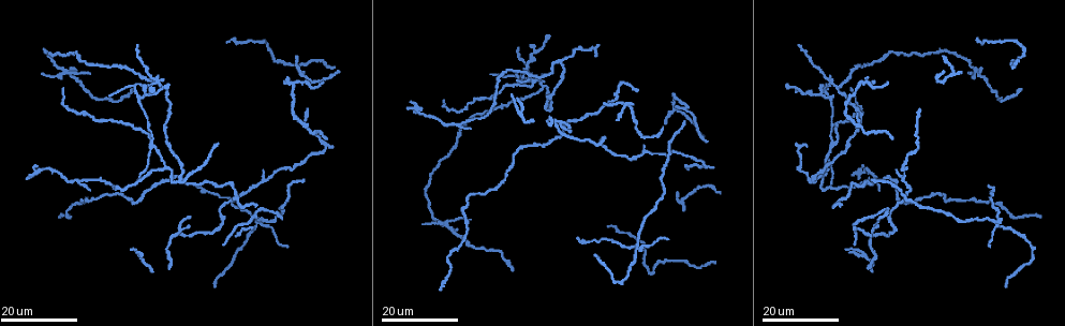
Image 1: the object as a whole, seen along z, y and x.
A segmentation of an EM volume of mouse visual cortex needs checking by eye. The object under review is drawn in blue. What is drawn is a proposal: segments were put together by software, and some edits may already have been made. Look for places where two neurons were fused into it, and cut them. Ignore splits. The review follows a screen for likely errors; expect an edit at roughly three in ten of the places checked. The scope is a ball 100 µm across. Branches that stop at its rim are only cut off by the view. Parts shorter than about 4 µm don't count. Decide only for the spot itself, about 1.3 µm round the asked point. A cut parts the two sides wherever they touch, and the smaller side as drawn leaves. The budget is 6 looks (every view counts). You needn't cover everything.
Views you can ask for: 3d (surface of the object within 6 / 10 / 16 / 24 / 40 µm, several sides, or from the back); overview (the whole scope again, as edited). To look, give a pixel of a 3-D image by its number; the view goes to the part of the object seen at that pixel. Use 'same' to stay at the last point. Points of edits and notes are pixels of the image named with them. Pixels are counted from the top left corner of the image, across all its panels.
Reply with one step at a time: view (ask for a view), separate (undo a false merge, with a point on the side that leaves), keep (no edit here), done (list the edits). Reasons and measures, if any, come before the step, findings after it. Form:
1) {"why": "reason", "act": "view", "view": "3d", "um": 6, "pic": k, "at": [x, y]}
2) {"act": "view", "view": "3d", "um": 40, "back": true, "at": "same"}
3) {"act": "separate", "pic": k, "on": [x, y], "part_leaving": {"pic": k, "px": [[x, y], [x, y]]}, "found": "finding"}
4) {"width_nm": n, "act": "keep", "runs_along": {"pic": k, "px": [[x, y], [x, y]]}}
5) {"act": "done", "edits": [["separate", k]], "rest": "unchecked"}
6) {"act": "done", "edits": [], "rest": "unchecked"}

{"why": "calibre changes", "act": "view", "view": "3d", "um": 24, "pic": 1, "at": [651, 243]}

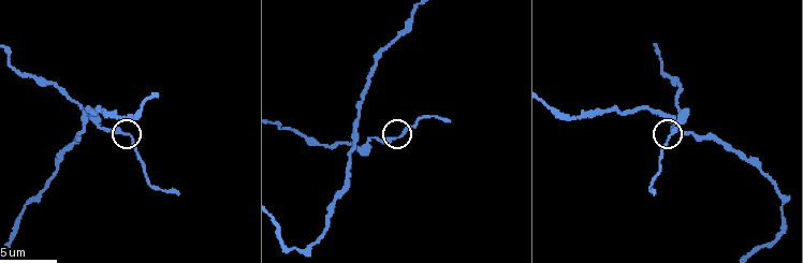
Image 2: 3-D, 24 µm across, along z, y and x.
{"act": "view", "view": "3d", "um": 10, "pic": 2, "at": [124, 134]}

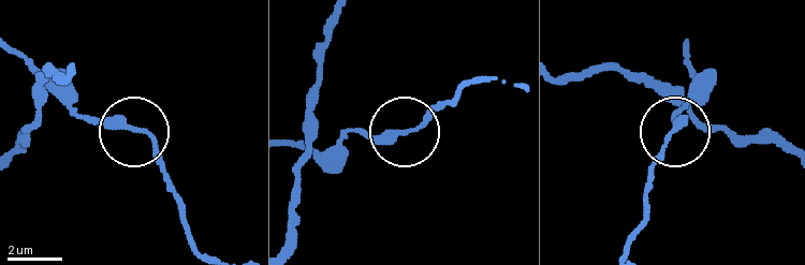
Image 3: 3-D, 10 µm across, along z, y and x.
{"act": "keep", "runs_along": {"pic": 3, "px": [[557, 75], [619, 68], [668, 89], [696, 89], [649, 183]]}, "found": "one neuron here"}

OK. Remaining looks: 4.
{"why": "a fork", "act": "view", "view": "3d", "um": 16, "pic": 1, "at": [174, 235]}

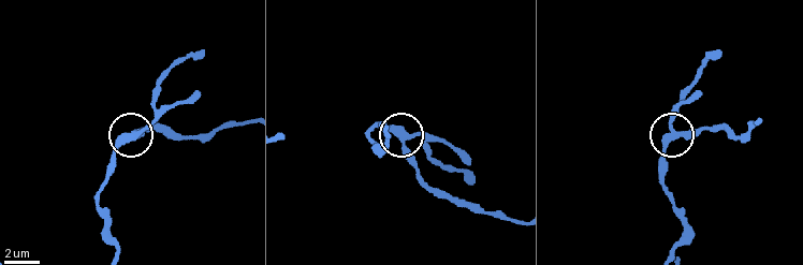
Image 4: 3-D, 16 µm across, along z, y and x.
{"act": "view", "view": "3d", "um": 10, "pic": 4, "at": [677, 135]}

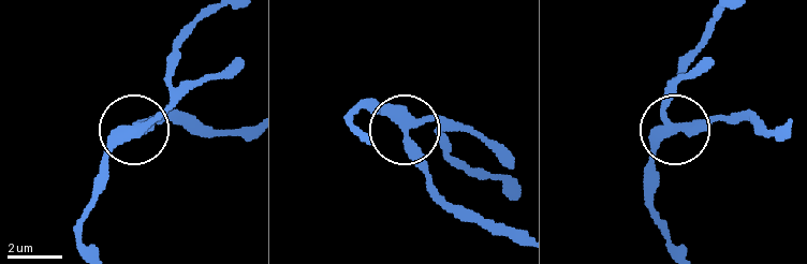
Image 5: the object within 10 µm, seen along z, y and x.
{"arms": 3, "act": "keep", "found": "one neuron here"}

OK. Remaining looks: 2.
{"why": "four or more arms meet", "act": "view", "view": "3d", "um": 16, "pic": 1, "at": [158, 81]}

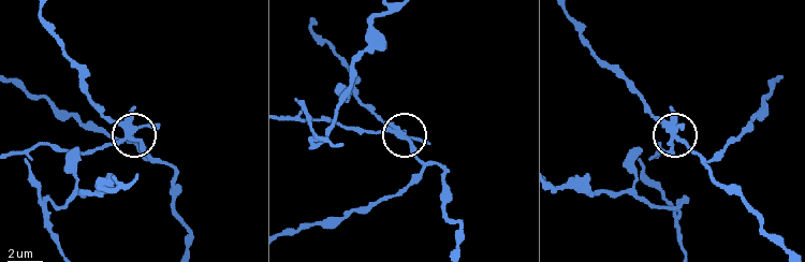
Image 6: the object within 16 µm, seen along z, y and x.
{"act": "view", "view": "3d", "um": 10, "pic": 6, "at": [130, 134]}

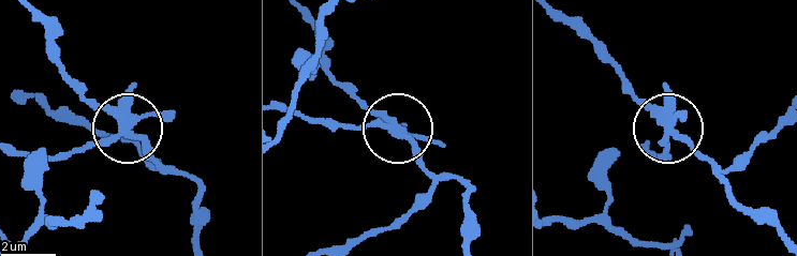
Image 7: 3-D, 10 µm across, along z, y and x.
{"width_nm": 340, "act": "separate", "pic": 7, "on": [90, 148], "part_leaving": {"pic": 7, "px": [[390, 126], [335, 126], [280, 110]]}, "found": "a second neuron is stuck on"}

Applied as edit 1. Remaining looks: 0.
{"act": "done", "edits": [["separate", 7]], "rest": "unchecked"}

